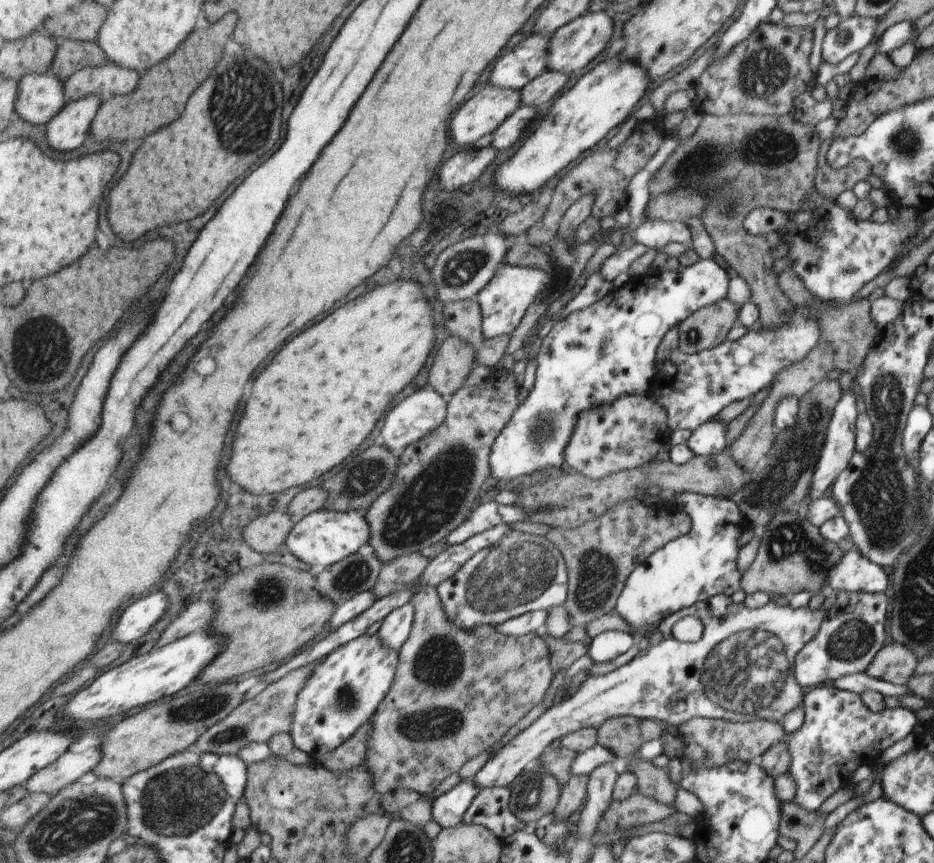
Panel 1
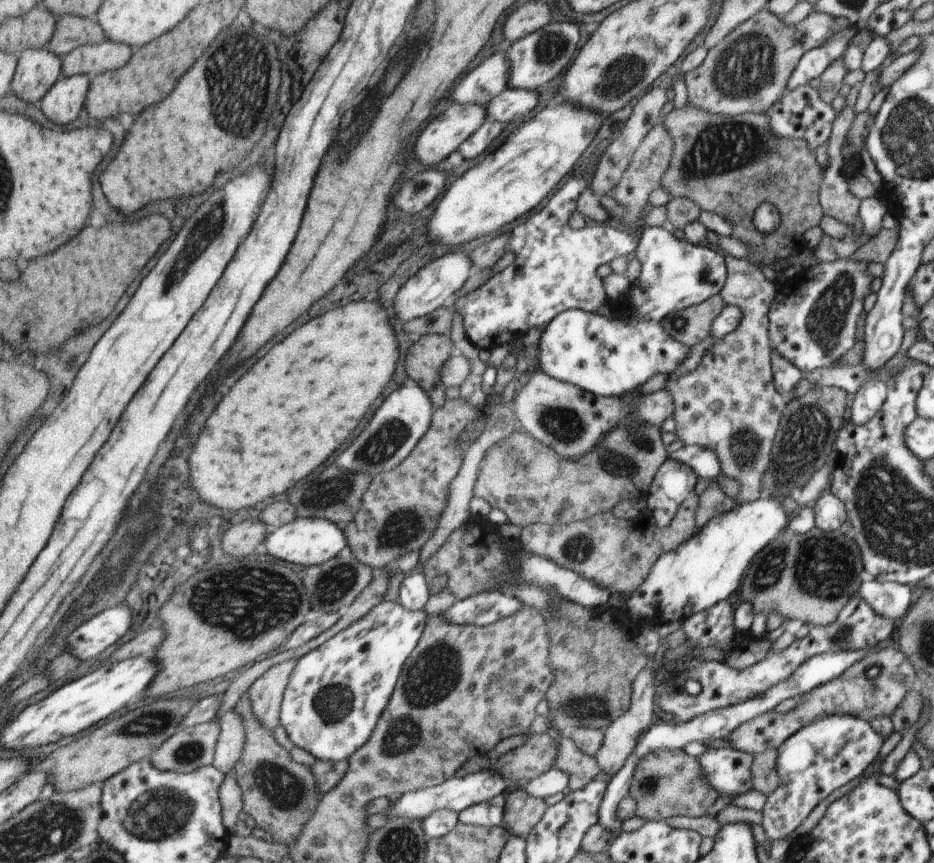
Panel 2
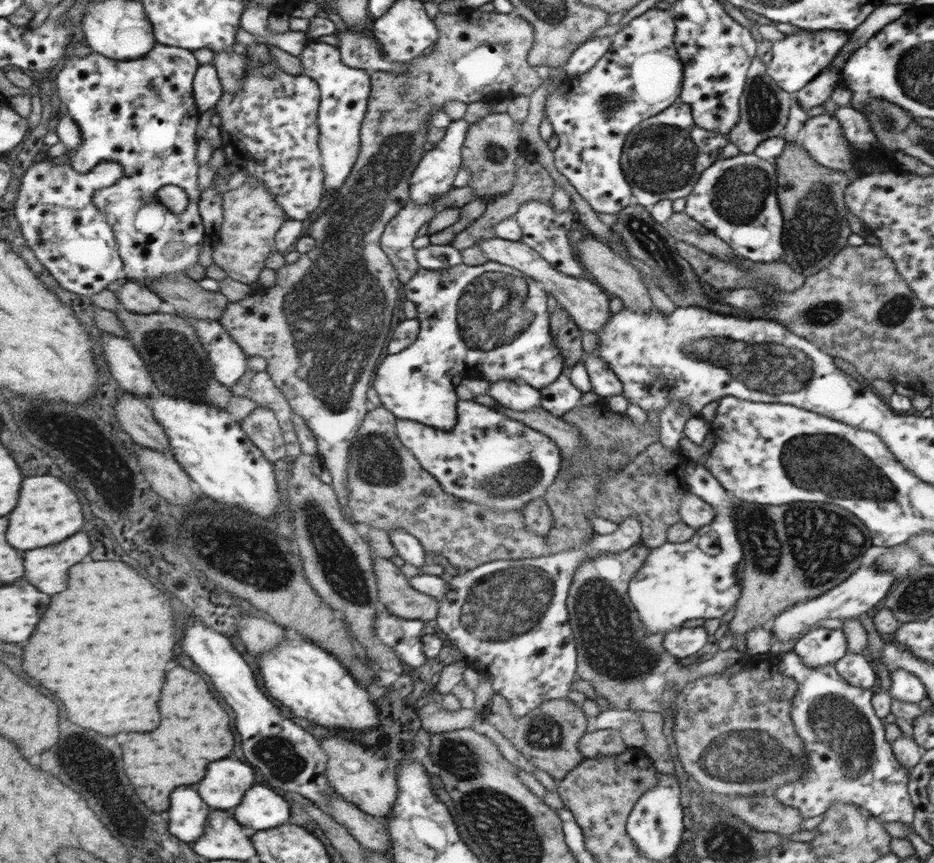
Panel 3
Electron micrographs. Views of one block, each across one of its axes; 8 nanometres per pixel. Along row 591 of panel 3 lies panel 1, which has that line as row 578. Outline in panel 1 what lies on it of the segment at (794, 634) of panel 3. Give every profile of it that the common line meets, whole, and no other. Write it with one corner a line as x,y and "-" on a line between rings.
856,548
841,559
828,578
829,591
885,593
890,584
888,574
880,566
863,558

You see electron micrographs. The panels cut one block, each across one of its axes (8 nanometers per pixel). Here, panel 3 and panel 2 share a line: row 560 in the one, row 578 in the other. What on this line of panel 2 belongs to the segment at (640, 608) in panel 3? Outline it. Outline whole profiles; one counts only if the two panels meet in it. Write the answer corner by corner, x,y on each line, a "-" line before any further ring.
774,498
756,499
740,503
732,510
711,518
711,521
708,521
680,547
659,556
646,580
640,583
640,586
629,596
624,612
629,617
637,615
642,621
653,622
658,618
662,621
681,621
697,612
706,611
721,600
730,598
730,594
738,589
738,580
746,572
746,566
790,522
790,517
784,513
781,503

